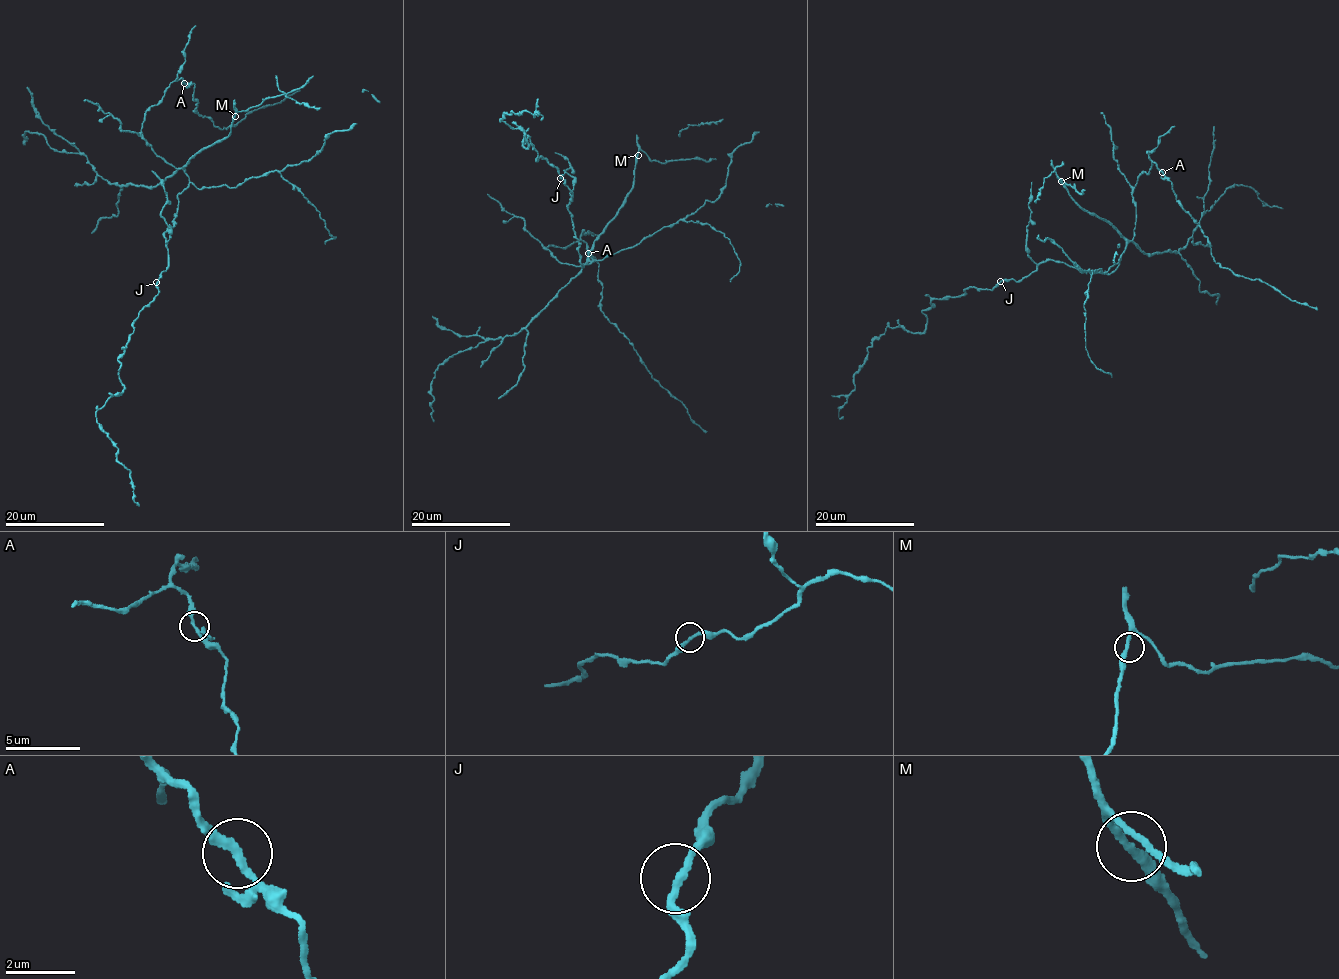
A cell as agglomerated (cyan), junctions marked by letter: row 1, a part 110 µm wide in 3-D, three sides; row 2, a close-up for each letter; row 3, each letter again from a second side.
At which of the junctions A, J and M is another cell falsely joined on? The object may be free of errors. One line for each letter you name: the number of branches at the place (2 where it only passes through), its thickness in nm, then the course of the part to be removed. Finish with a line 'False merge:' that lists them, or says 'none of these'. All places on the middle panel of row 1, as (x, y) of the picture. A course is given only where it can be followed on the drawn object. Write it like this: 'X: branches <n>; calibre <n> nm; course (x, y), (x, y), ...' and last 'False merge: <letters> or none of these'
False merge: none of these

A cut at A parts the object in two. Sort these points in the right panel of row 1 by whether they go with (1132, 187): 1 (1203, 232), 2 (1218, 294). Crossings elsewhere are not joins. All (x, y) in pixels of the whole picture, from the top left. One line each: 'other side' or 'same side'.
1: other side
2: same side

